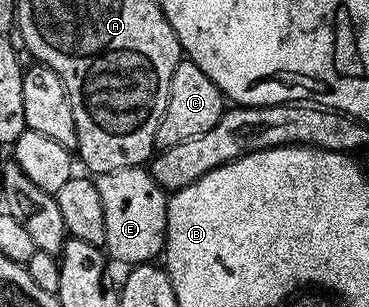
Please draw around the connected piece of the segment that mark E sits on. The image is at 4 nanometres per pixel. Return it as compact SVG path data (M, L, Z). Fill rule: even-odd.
M143 166L102 174L95 178L95 182L99 198L102 199L106 224L103 246L107 256L111 260L126 263L125 265L147 264L155 260L167 244L167 232L170 228L170 201L167 192Z

